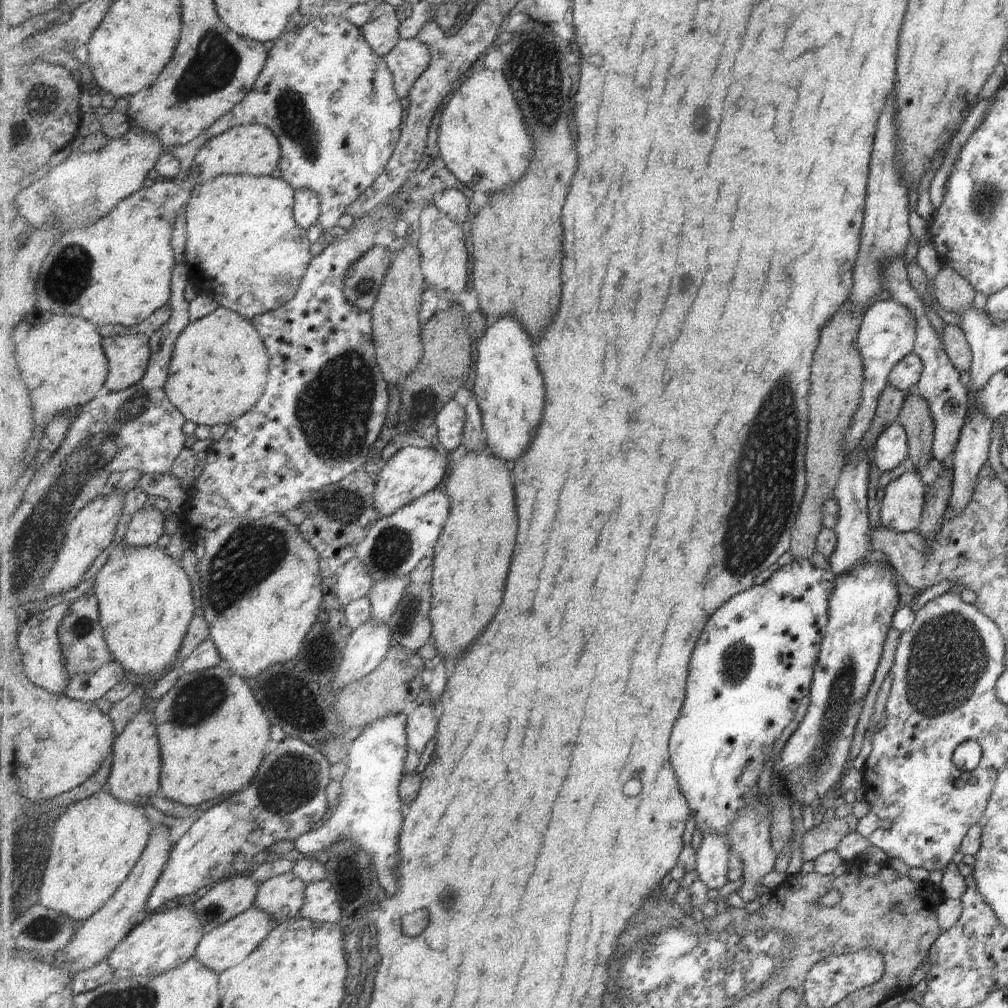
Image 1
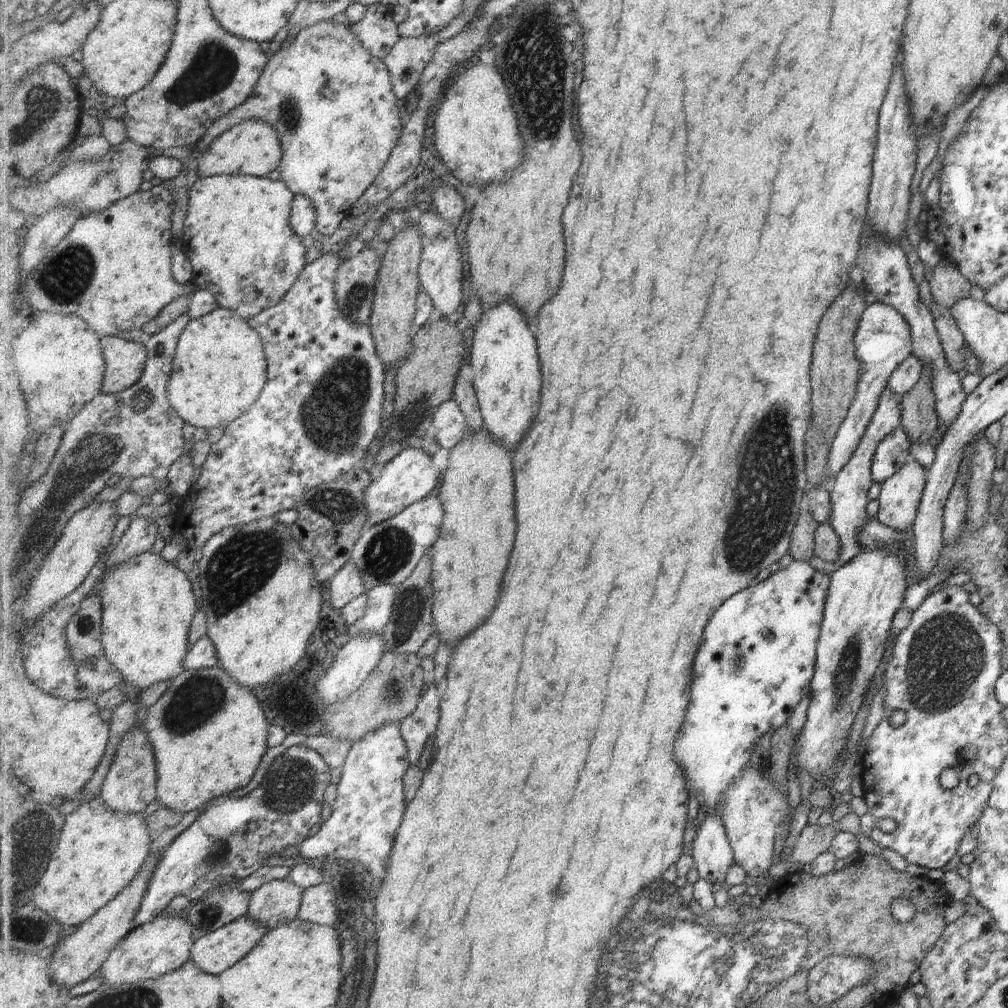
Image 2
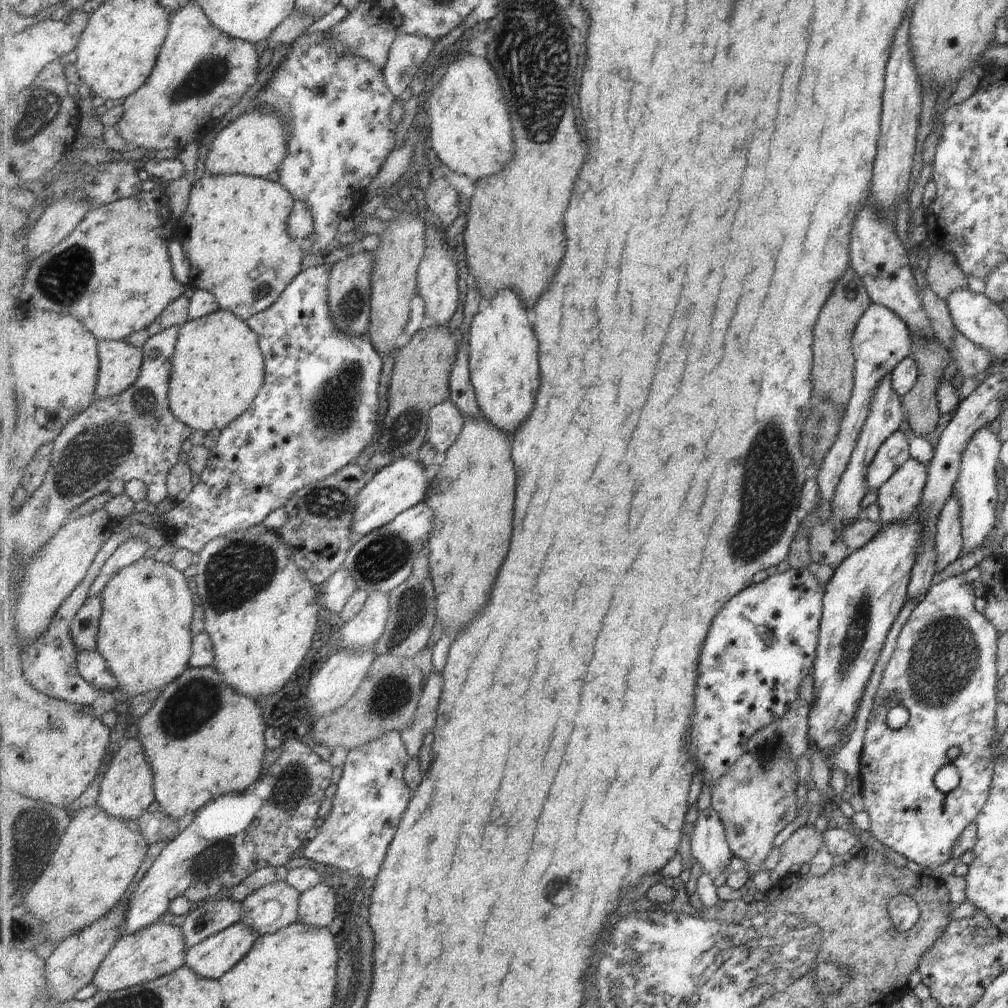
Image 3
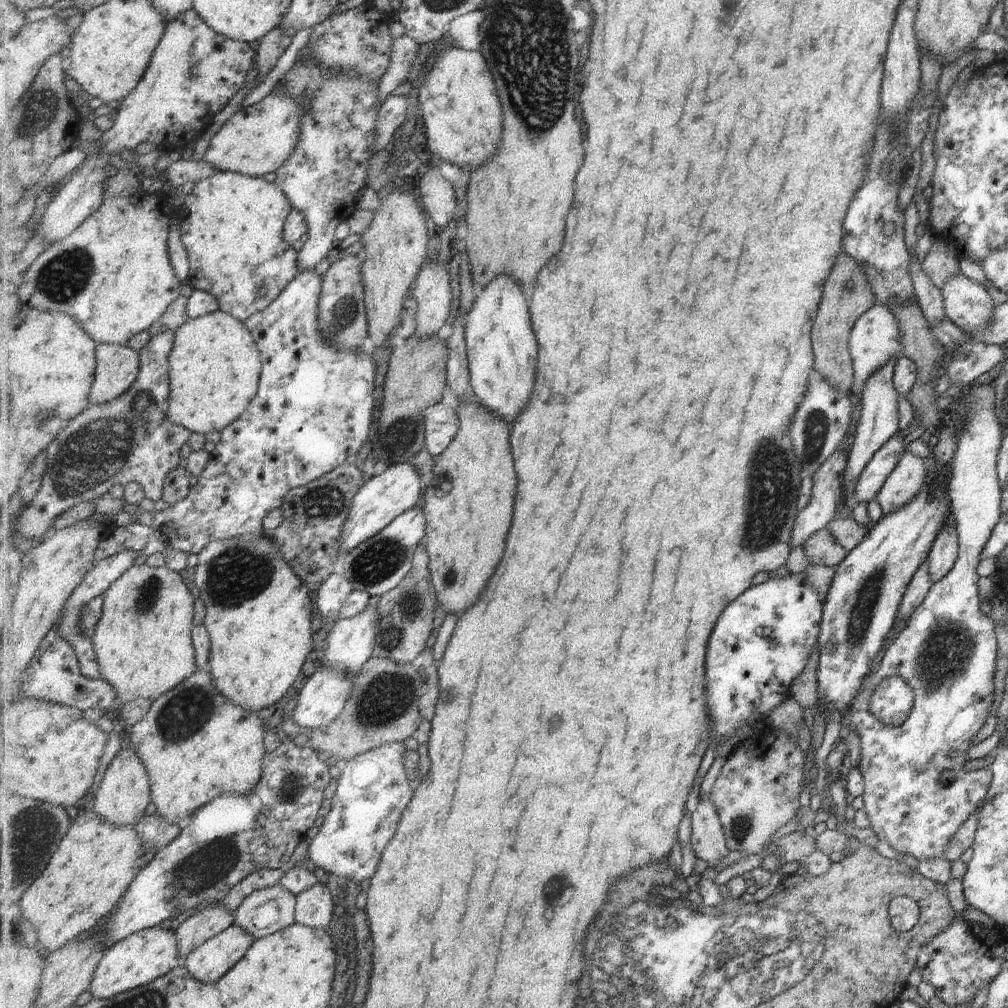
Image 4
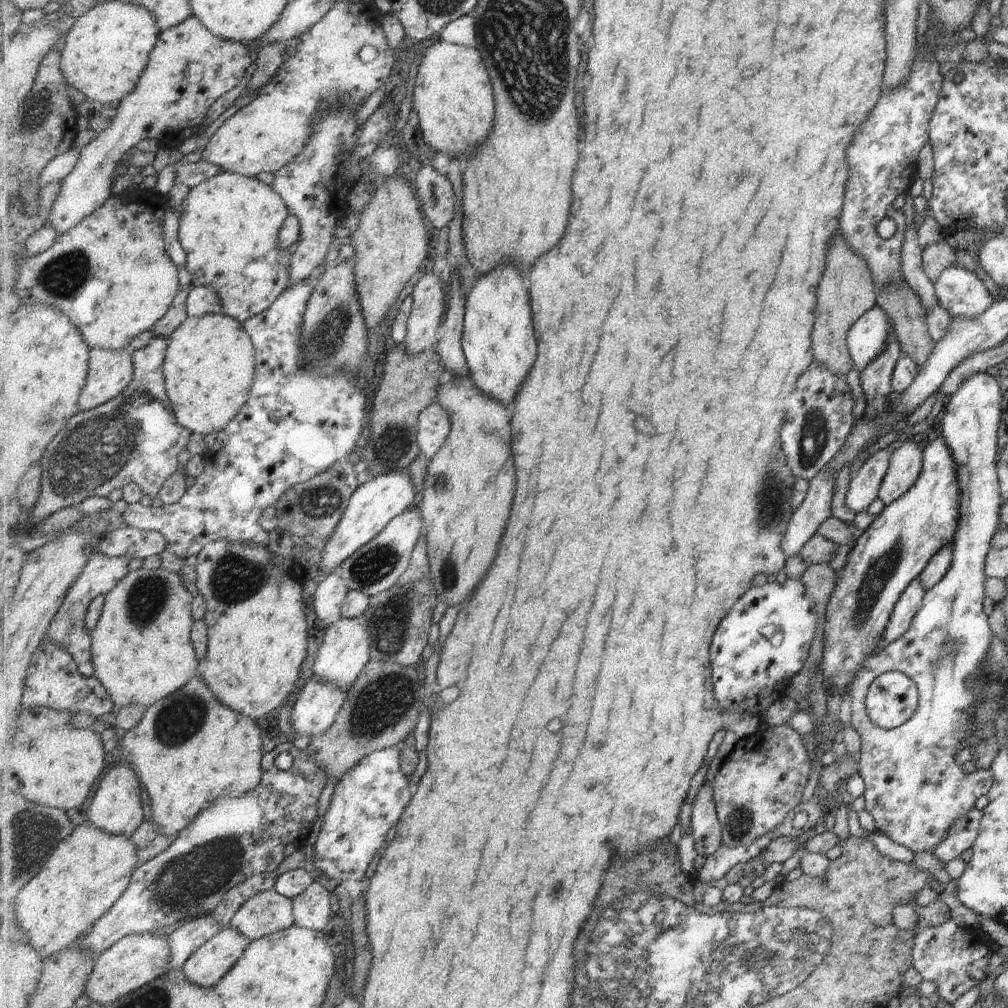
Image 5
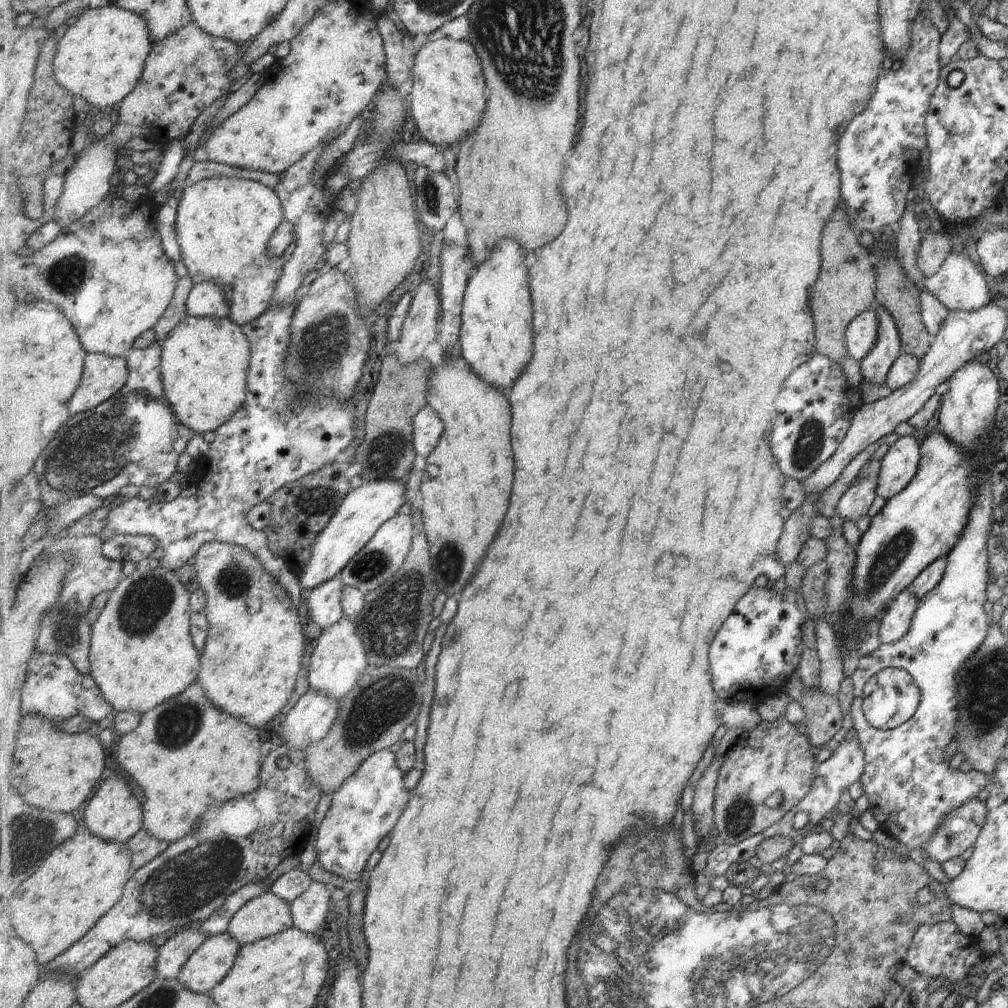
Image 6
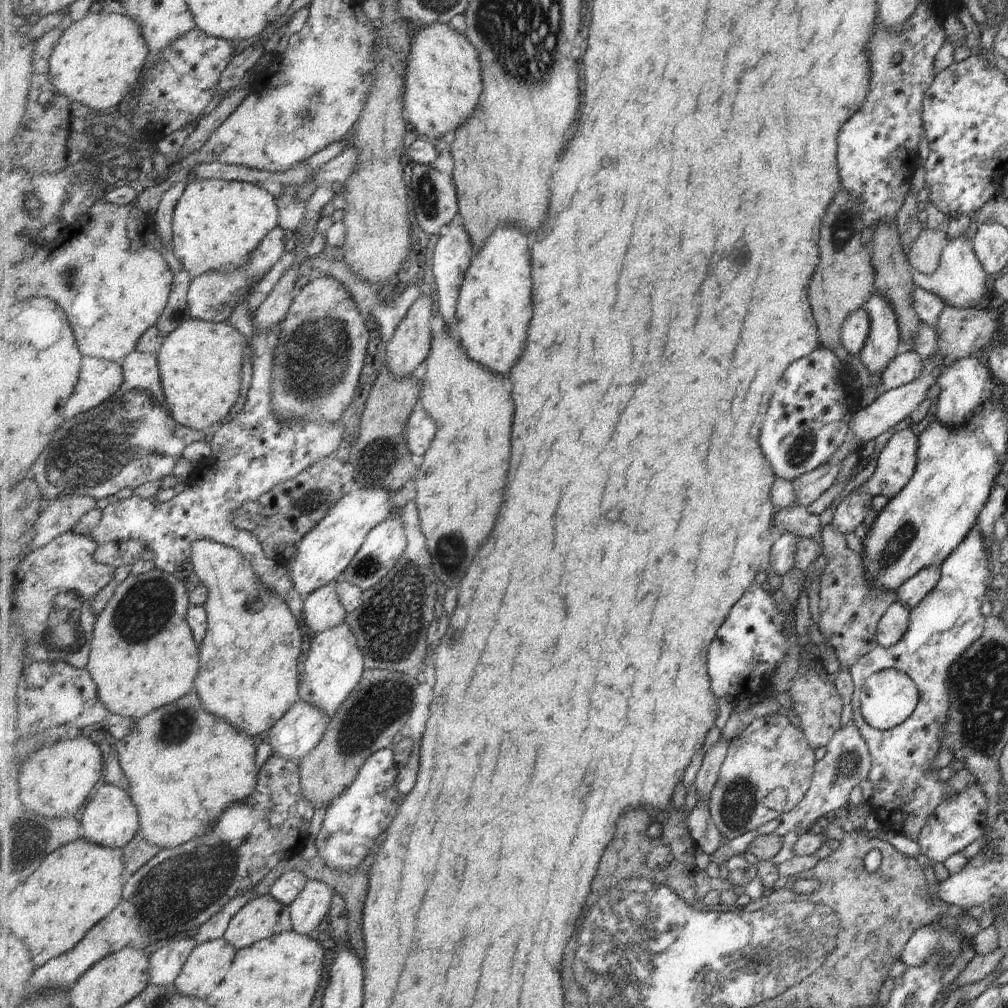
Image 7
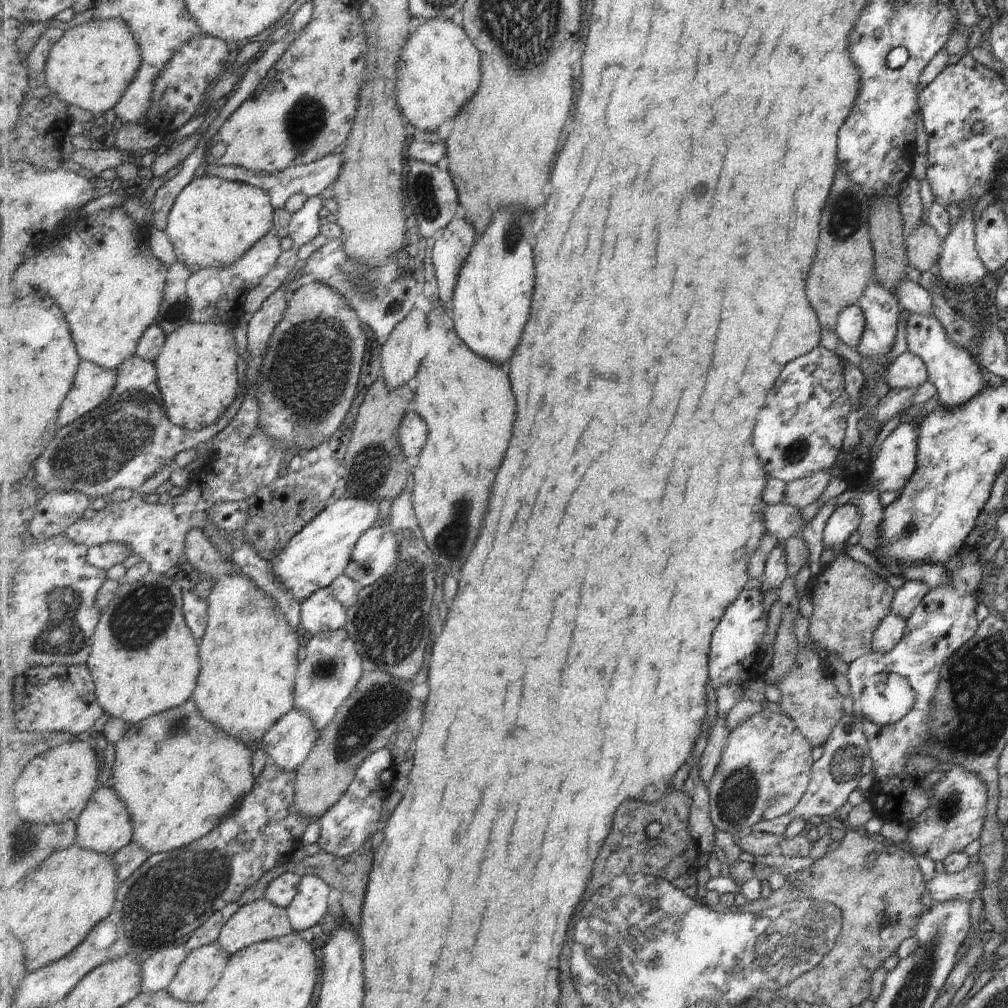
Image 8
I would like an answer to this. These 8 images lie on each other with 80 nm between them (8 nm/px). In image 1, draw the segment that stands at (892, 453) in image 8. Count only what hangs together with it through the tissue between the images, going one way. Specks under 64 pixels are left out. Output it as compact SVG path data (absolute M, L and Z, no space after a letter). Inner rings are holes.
M908 467L884 486L878 515L880 523L887 530L894 533L917 530L924 505L924 484L919 478L919 474Z

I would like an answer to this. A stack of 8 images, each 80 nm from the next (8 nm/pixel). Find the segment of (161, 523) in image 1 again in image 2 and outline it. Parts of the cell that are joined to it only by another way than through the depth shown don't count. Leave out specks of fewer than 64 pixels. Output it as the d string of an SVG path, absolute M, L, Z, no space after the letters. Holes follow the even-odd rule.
M135 518L118 545L107 557L106 568L127 562L135 556L149 552L149 550L153 551L153 544L157 542L160 535L155 522L151 522L149 518Z

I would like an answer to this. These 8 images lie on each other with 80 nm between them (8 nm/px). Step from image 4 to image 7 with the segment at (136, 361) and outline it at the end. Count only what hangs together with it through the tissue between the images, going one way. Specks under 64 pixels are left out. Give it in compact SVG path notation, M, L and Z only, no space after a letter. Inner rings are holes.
M84 357L78 386L67 401L64 417L73 419L105 403L123 383L123 367L119 363Z

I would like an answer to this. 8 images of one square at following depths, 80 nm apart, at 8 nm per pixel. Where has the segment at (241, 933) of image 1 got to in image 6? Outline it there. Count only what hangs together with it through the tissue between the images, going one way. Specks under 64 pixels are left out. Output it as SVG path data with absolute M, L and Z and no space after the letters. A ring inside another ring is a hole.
M226 933L209 937L187 961L178 979L193 992L209 993L230 974L242 944Z

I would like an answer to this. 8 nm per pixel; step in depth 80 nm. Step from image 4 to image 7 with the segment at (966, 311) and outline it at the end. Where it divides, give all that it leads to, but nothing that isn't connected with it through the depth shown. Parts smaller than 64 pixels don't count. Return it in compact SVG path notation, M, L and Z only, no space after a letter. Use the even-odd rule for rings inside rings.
M966 234L956 238L943 247L938 260L937 268L930 274L924 275L919 271L912 271L912 281L915 287L922 288L935 296L942 302L956 309L966 309L974 307L985 297L985 275L986 272L981 268L979 261L974 255L971 241L966 240Z

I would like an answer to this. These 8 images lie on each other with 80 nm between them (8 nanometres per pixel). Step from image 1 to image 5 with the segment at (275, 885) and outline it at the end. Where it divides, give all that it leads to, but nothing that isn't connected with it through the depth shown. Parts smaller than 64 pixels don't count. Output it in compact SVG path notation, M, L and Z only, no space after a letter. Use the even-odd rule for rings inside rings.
M275 889L252 896L232 918L232 927L250 941L294 925L294 899Z

